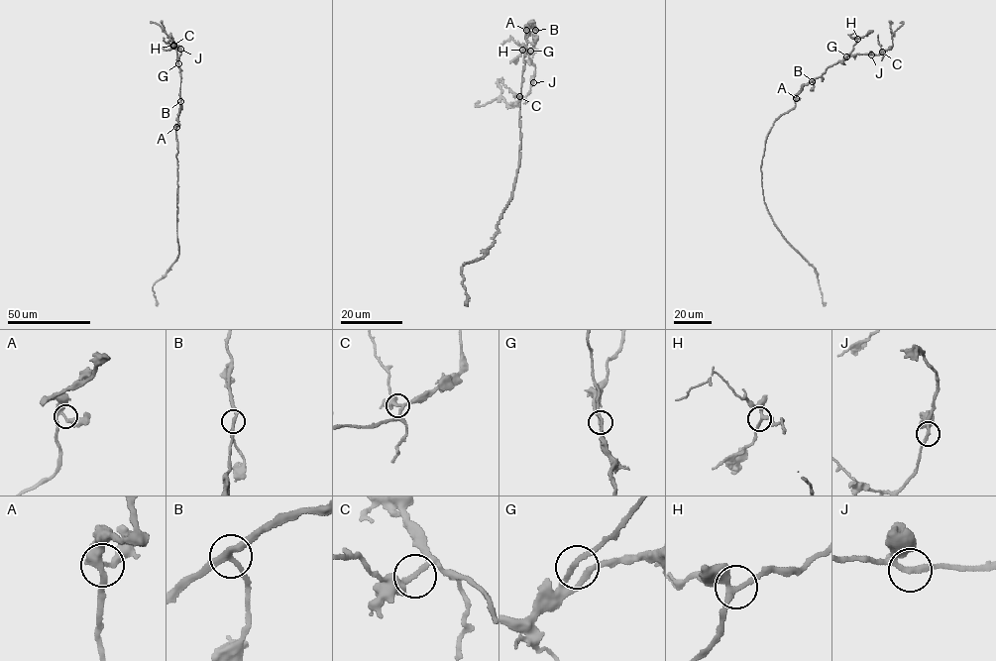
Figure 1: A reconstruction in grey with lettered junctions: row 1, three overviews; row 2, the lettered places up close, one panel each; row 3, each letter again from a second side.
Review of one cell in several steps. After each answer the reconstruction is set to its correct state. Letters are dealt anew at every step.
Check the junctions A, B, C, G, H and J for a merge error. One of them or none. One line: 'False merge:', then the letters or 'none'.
False merge: none

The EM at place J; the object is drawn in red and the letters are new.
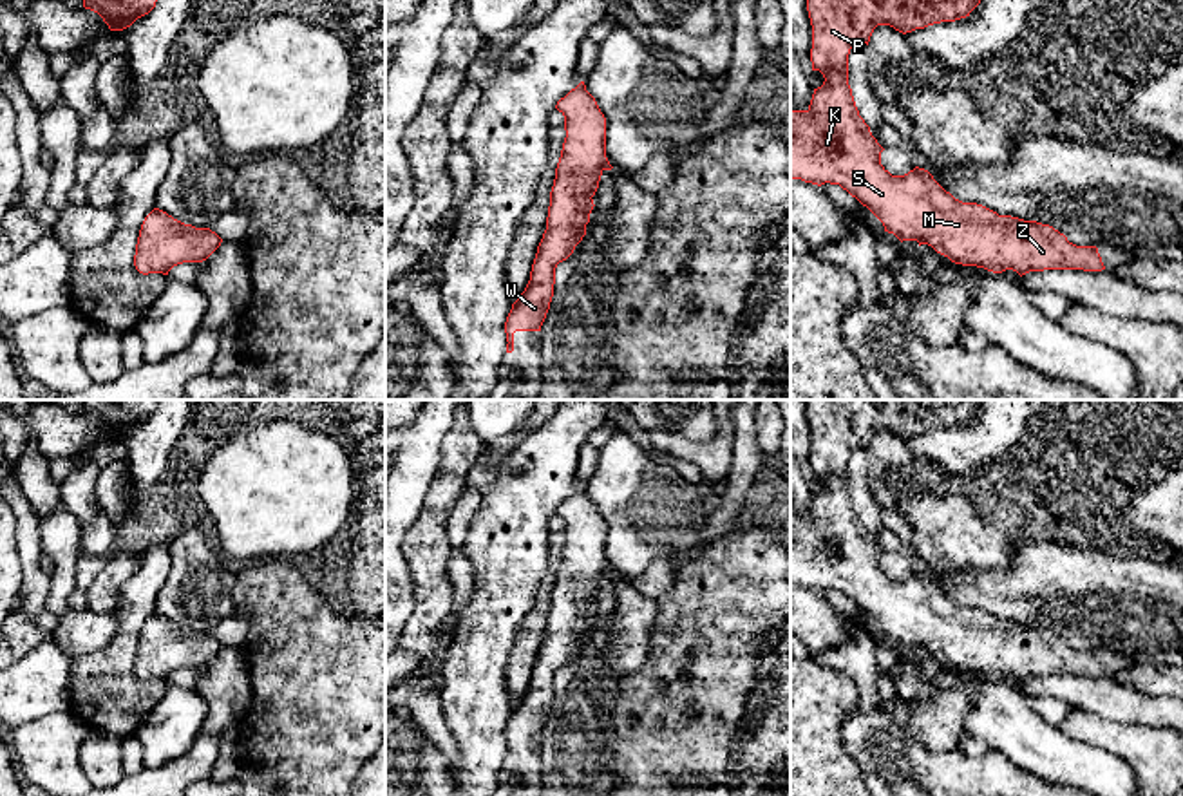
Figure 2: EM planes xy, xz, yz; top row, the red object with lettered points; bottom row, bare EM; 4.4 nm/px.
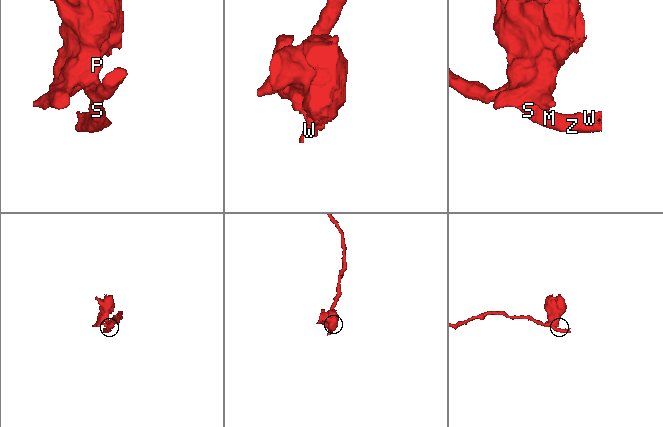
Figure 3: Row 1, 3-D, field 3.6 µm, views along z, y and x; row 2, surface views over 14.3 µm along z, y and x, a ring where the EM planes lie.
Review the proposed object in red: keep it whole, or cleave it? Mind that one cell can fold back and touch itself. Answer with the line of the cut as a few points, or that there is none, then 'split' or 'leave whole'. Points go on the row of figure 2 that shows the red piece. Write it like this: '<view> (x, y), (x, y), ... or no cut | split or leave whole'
no cut | leave whole

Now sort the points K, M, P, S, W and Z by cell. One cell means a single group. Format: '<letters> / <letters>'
K M P S W Z

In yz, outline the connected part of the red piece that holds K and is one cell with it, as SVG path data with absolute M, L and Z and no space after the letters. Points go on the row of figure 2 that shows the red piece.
M807 0L812 25L812 71L825 78L814 89L807 110L790 110L790 177L812 185L839 185L866 206L901 242L917 241L932 246L955 264L977 266L993 273L1006 270L1020 277L1044 270L1105 270L1096 246L1076 246L1049 224L1024 221L977 204L962 203L946 192L933 175L915 166L904 175L892 175L881 165L885 150L859 116L848 85L848 54L856 43L870 42L877 25L890 25L906 34L941 22L970 16L980 0Z

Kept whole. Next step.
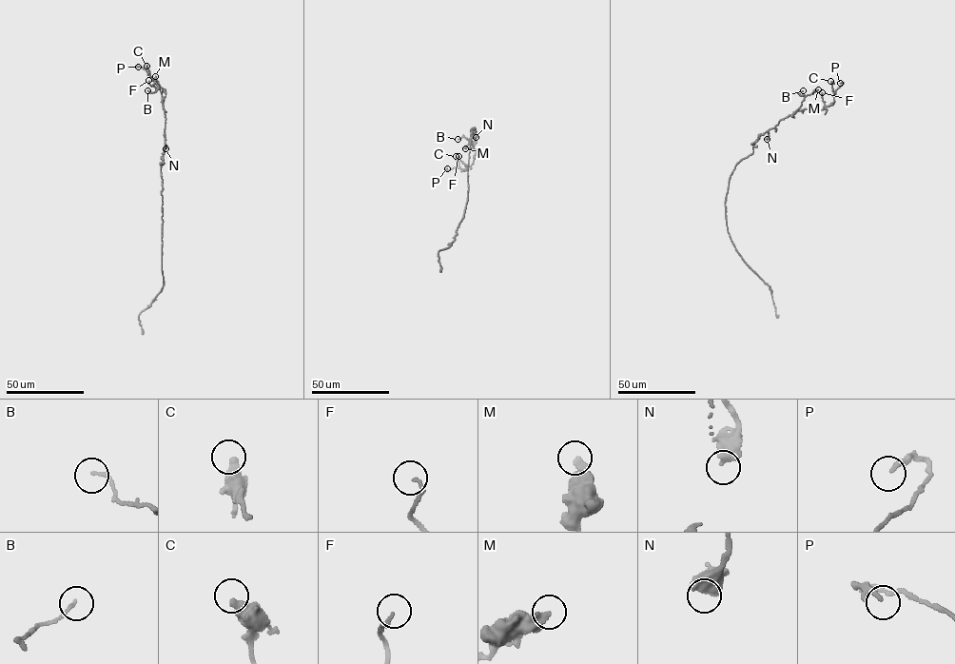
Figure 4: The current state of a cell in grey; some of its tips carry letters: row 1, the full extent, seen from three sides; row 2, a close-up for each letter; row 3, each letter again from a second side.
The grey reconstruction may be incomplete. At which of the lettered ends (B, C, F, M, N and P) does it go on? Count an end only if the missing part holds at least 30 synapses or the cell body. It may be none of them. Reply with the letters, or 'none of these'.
none of these

